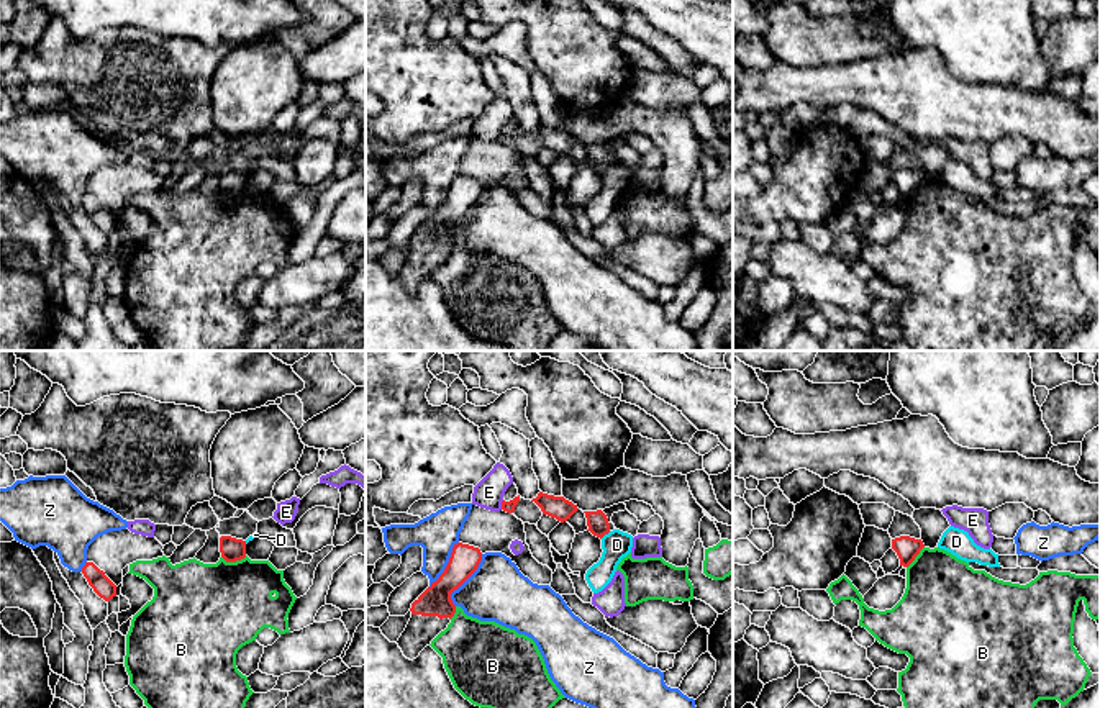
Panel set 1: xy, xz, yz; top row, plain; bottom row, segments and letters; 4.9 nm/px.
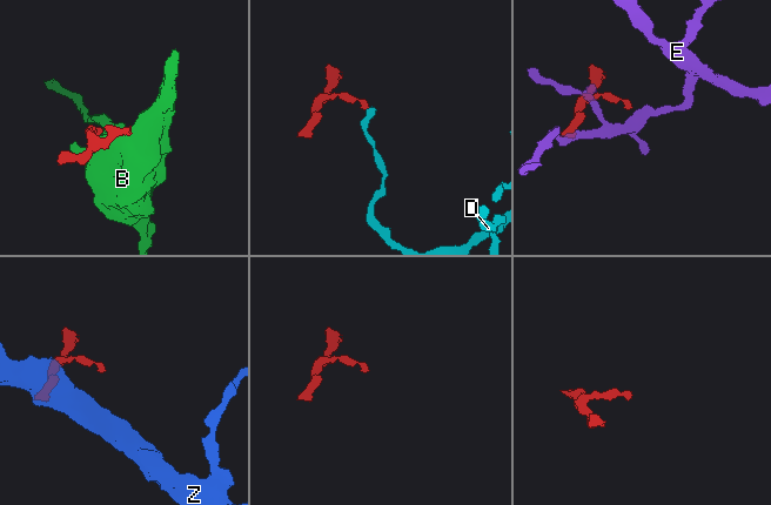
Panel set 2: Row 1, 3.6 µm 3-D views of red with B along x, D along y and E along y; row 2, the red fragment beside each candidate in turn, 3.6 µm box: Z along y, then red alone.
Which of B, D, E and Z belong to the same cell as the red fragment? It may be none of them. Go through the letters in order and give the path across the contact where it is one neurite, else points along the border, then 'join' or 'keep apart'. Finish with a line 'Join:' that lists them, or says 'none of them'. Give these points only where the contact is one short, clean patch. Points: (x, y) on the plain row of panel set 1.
B: keep apart
D: along xz (610, 164), (600, 171) | keep apart
E: along xz (504, 133), (500, 141) | keep apart
Z: keep apart
Join: none of them

